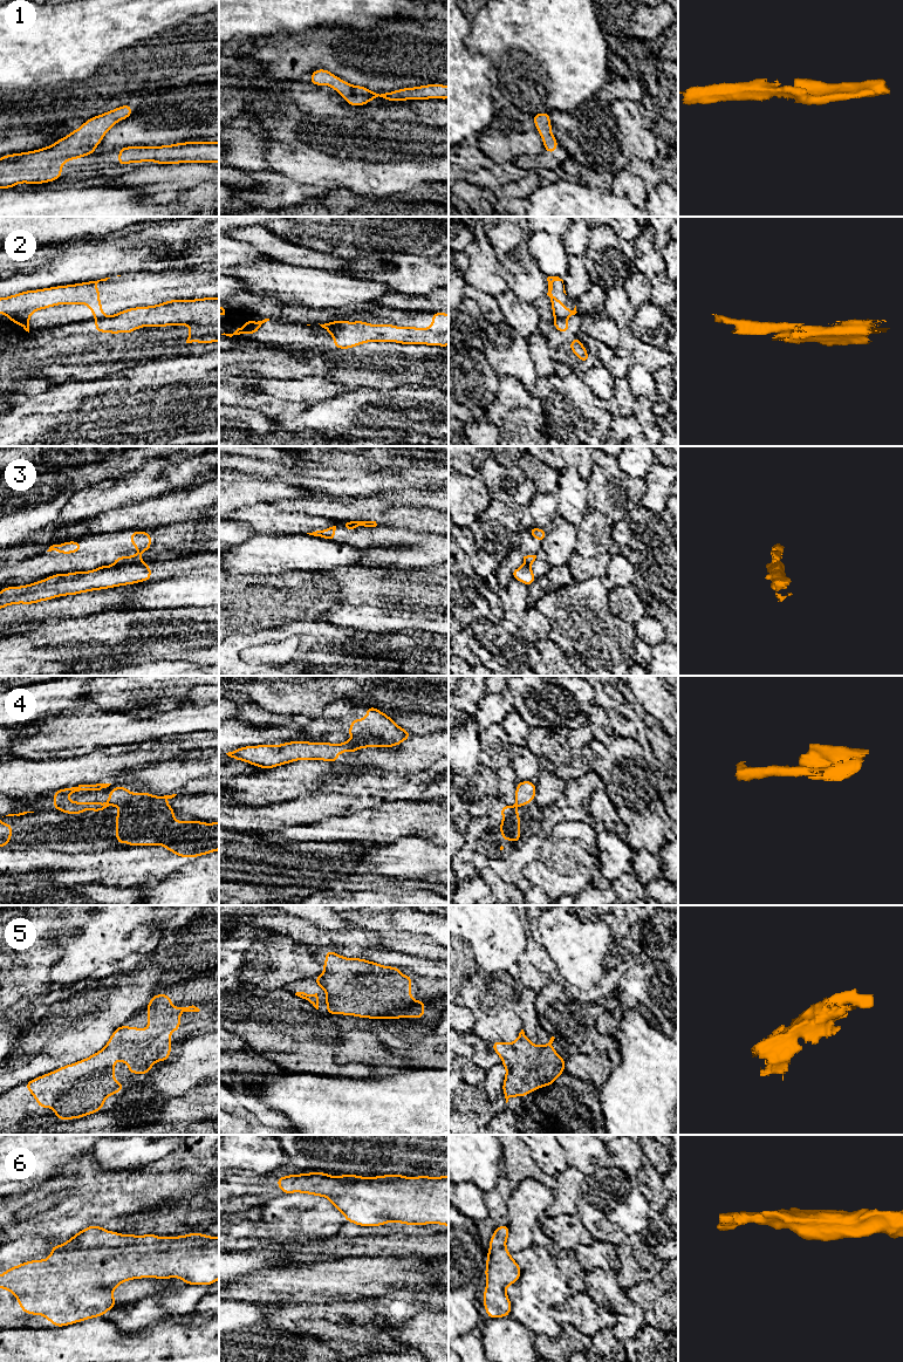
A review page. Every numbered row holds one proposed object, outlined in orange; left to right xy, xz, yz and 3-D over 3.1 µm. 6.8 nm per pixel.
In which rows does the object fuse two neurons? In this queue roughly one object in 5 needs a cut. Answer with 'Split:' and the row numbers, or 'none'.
Split: 2, 3

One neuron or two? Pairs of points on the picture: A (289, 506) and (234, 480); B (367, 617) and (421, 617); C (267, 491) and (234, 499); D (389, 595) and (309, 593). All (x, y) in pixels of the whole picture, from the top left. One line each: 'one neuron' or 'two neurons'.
A: two neurons
B: one neuron
C: one neuron
D: two neurons

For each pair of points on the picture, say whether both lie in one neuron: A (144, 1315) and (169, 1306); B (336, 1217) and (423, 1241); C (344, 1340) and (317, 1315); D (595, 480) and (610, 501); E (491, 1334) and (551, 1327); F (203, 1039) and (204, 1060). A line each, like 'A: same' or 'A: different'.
A: same
B: different
C: same
D: same
E: different
F: same

